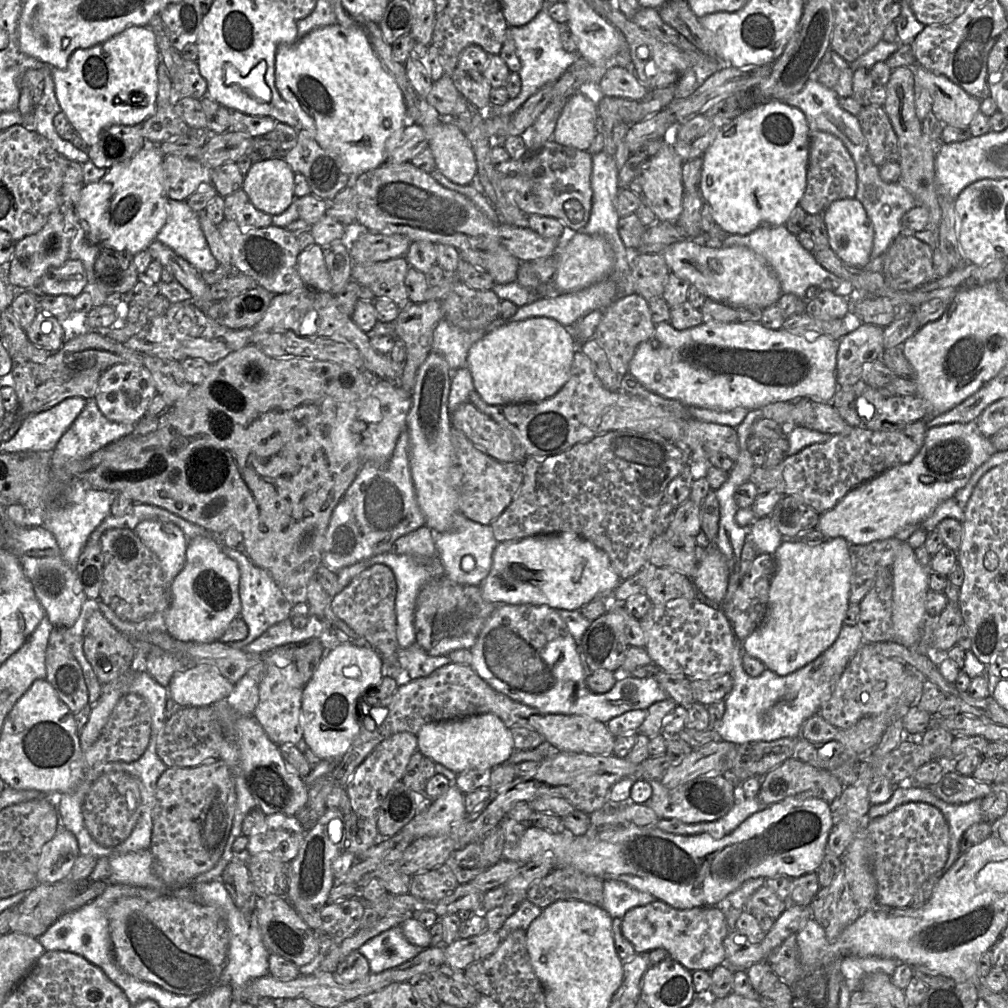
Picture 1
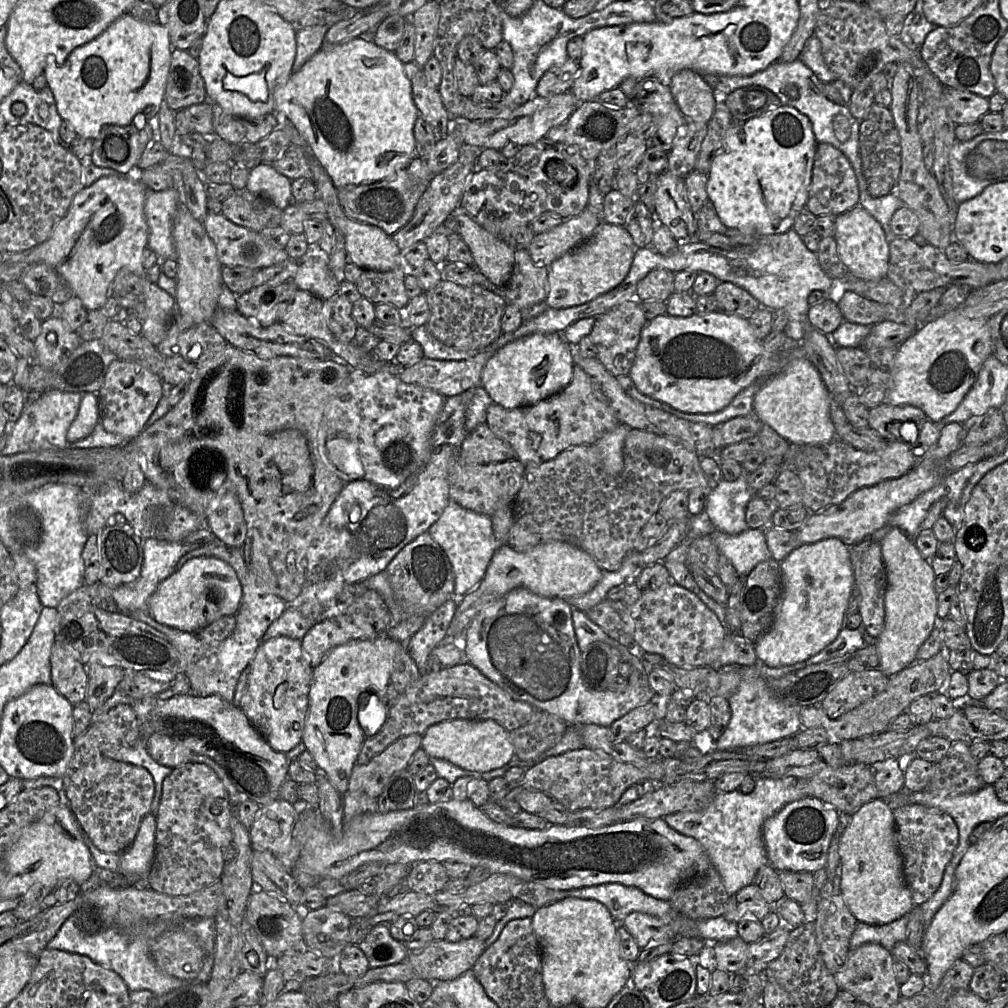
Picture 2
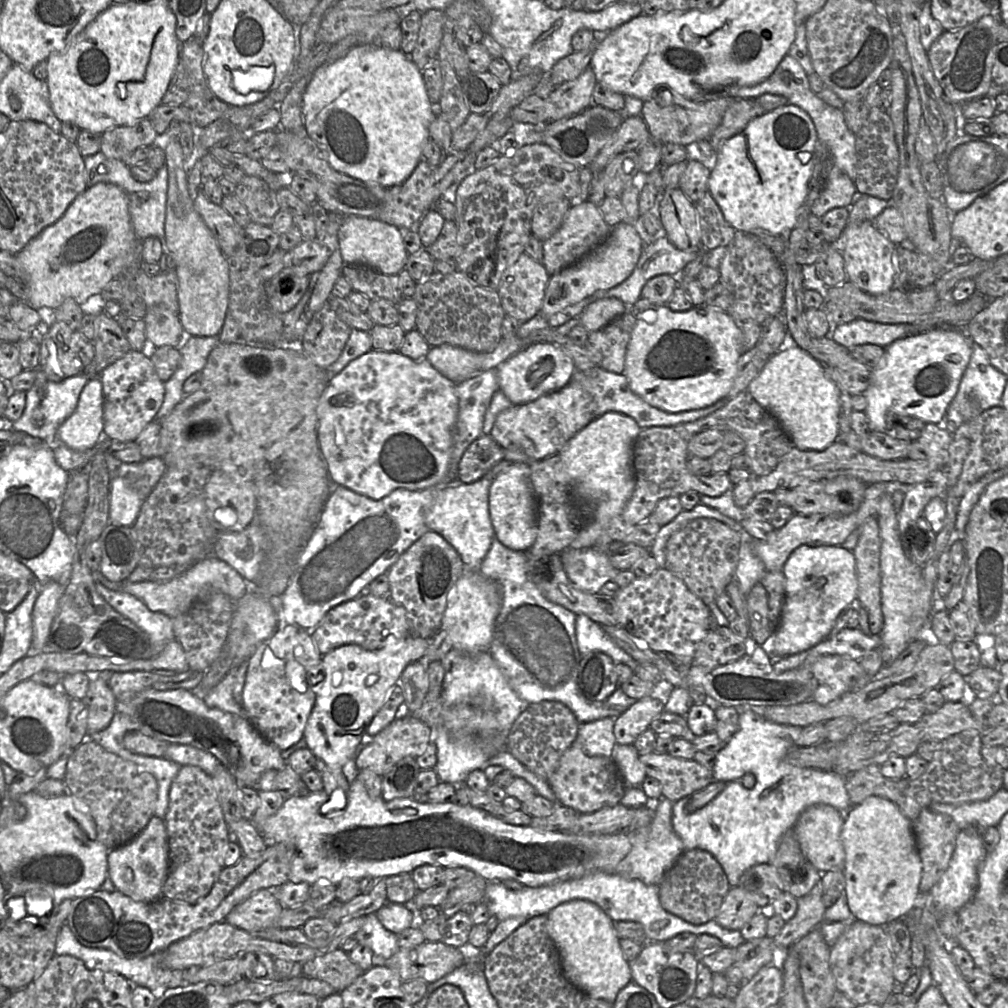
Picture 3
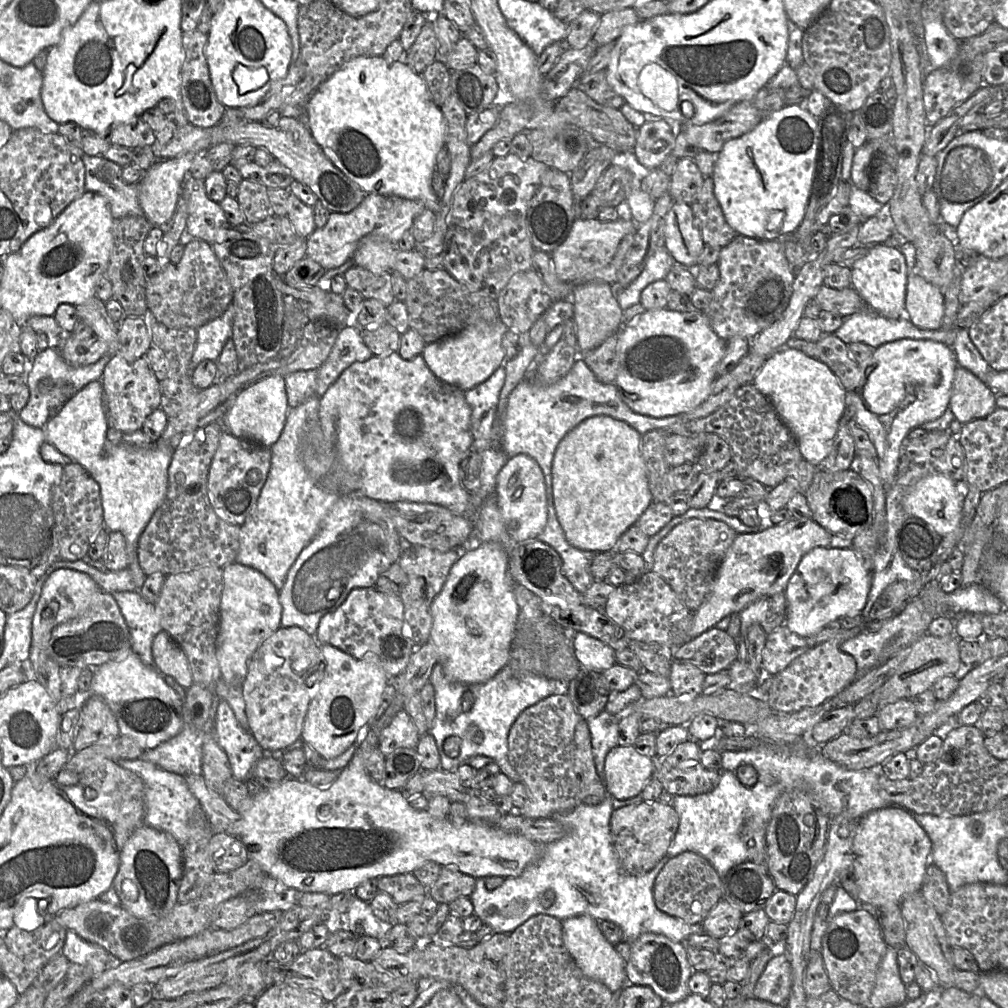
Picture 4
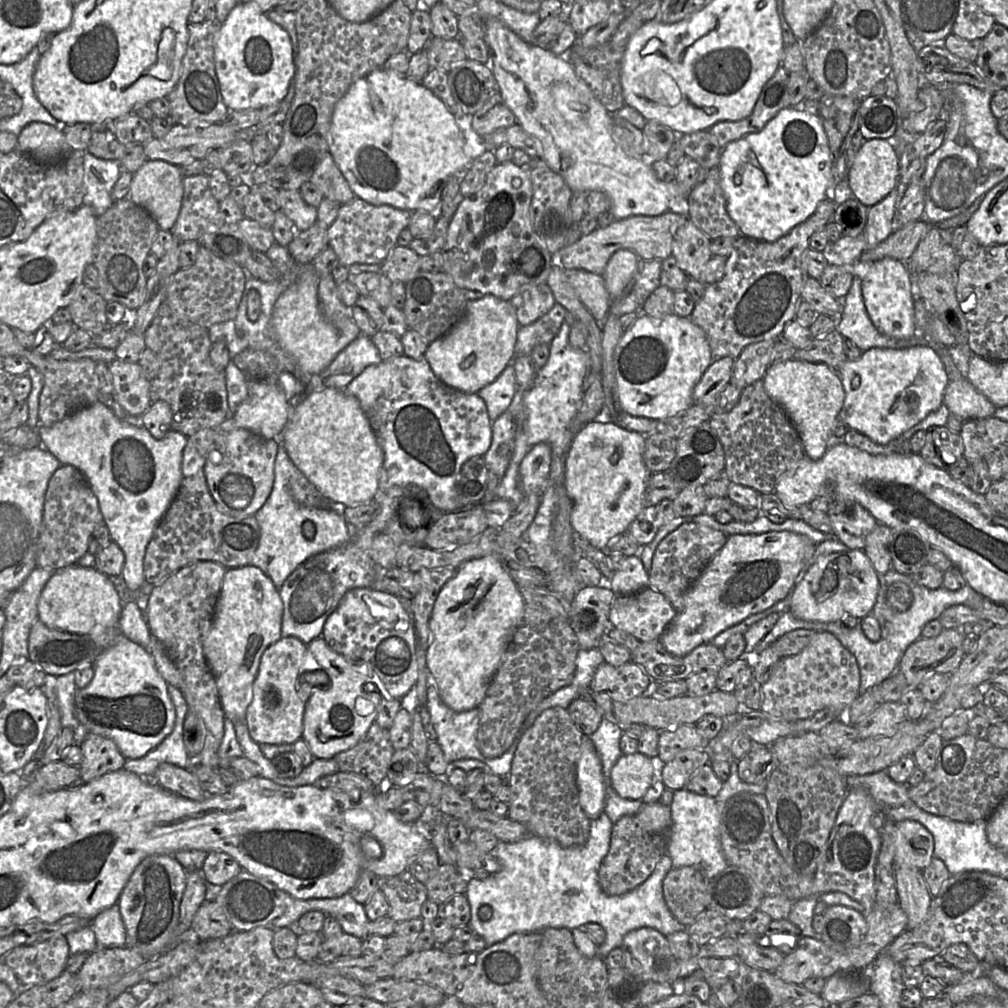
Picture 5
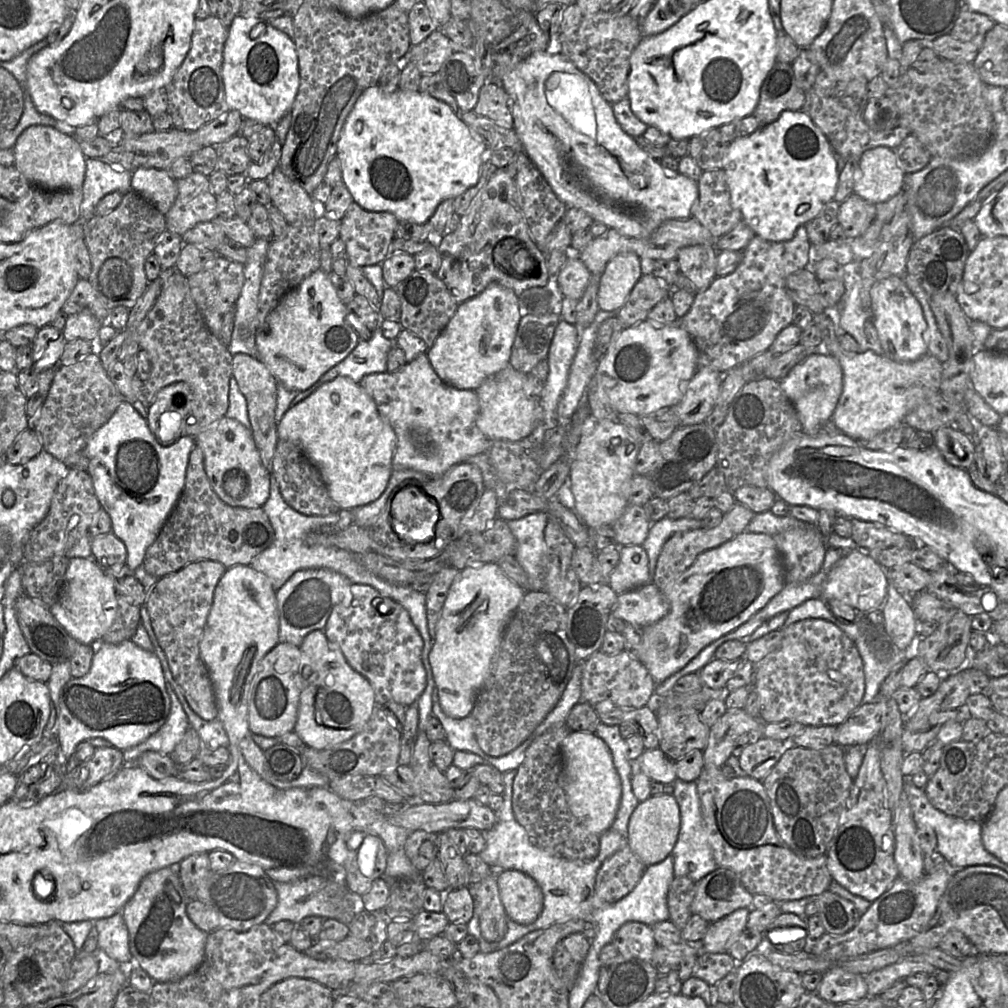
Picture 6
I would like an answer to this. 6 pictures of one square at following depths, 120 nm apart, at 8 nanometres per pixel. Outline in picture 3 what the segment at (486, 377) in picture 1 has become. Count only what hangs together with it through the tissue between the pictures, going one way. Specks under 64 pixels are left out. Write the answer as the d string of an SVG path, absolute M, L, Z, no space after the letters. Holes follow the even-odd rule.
M536 342L522 348L497 368L499 390L512 404L521 405L560 390L573 379L575 371L573 360L560 347Z

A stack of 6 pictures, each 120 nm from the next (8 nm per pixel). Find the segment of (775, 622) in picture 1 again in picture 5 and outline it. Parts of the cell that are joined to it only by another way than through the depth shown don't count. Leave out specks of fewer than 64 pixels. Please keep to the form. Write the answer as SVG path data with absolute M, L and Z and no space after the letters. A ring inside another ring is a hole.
M848 549L814 558L790 594L789 611L798 619L838 622L845 616L862 619L871 613L879 591L878 573L863 550Z

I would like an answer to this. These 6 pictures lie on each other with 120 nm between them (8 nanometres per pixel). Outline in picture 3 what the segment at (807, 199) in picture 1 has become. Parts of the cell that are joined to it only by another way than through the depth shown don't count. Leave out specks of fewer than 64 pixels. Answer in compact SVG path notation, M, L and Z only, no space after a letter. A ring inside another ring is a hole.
M834 165L831 169L827 183L810 207L811 214L822 218L828 211L838 207L850 207L857 187L855 181Z

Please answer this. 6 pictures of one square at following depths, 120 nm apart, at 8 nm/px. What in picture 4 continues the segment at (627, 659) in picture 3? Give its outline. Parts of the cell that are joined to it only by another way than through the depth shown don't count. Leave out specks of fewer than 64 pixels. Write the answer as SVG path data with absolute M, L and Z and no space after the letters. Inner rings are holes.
M575 633L573 647L581 668L603 672L616 664L615 651L585 633Z

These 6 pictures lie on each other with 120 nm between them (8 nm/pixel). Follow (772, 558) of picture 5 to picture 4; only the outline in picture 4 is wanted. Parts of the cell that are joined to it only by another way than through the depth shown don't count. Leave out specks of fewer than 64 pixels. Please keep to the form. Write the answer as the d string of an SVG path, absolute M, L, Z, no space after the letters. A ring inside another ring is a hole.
M790 519L756 533L738 534L717 571L711 593L689 623L689 639L709 630L724 617L739 614L755 601L785 591L802 557L814 548L827 548L832 534L812 519Z

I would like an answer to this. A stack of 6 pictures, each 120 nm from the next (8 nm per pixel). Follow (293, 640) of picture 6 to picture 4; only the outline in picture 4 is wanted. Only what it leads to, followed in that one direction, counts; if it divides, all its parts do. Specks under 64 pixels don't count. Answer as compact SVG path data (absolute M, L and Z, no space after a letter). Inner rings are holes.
M359 494L339 496L324 518L317 535L290 568L279 591L282 606L281 627L299 627L314 637L322 617L337 610L353 589L374 588L379 576L397 563L404 548L409 545L397 532L389 514L389 505Z

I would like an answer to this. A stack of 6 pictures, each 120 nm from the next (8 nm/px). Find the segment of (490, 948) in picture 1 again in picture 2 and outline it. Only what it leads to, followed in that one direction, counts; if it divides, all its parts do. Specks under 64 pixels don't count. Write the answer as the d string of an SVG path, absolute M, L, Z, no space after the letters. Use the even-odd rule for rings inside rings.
M476 936L458 942L450 942L444 938L433 940L421 951L410 951L405 960L414 966L421 978L434 983L441 980L455 979L471 970L485 949L485 941L478 939Z

